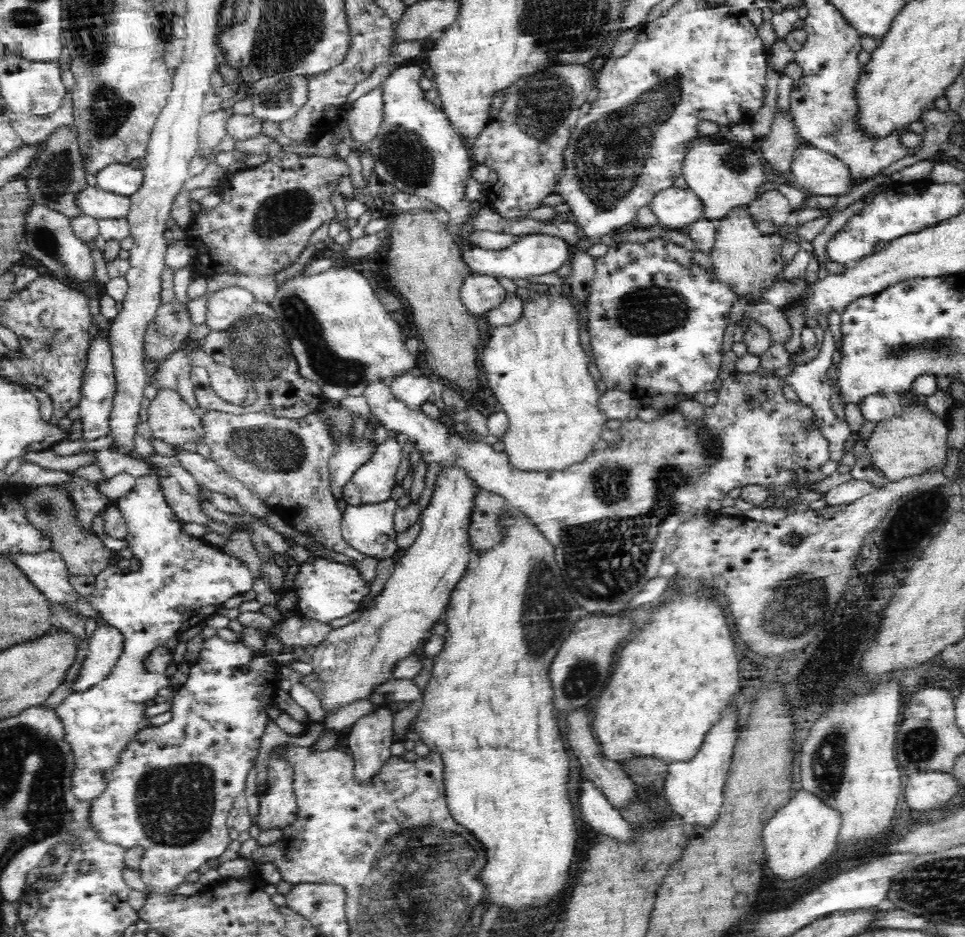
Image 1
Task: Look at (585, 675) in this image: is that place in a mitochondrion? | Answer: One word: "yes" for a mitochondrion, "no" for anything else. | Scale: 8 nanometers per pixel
yes

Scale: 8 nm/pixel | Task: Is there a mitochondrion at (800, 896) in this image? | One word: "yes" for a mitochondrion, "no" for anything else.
no

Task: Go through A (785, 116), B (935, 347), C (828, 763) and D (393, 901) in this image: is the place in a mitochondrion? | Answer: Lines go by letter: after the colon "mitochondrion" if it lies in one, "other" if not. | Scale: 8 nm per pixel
A: other
B: mitochondrion
C: mitochondrion
D: mitochondrion

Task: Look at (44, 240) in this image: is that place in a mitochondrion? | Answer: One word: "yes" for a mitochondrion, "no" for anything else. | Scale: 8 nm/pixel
yes

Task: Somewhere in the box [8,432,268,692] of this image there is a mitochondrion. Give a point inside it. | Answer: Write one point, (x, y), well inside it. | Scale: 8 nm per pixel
(46, 509)

